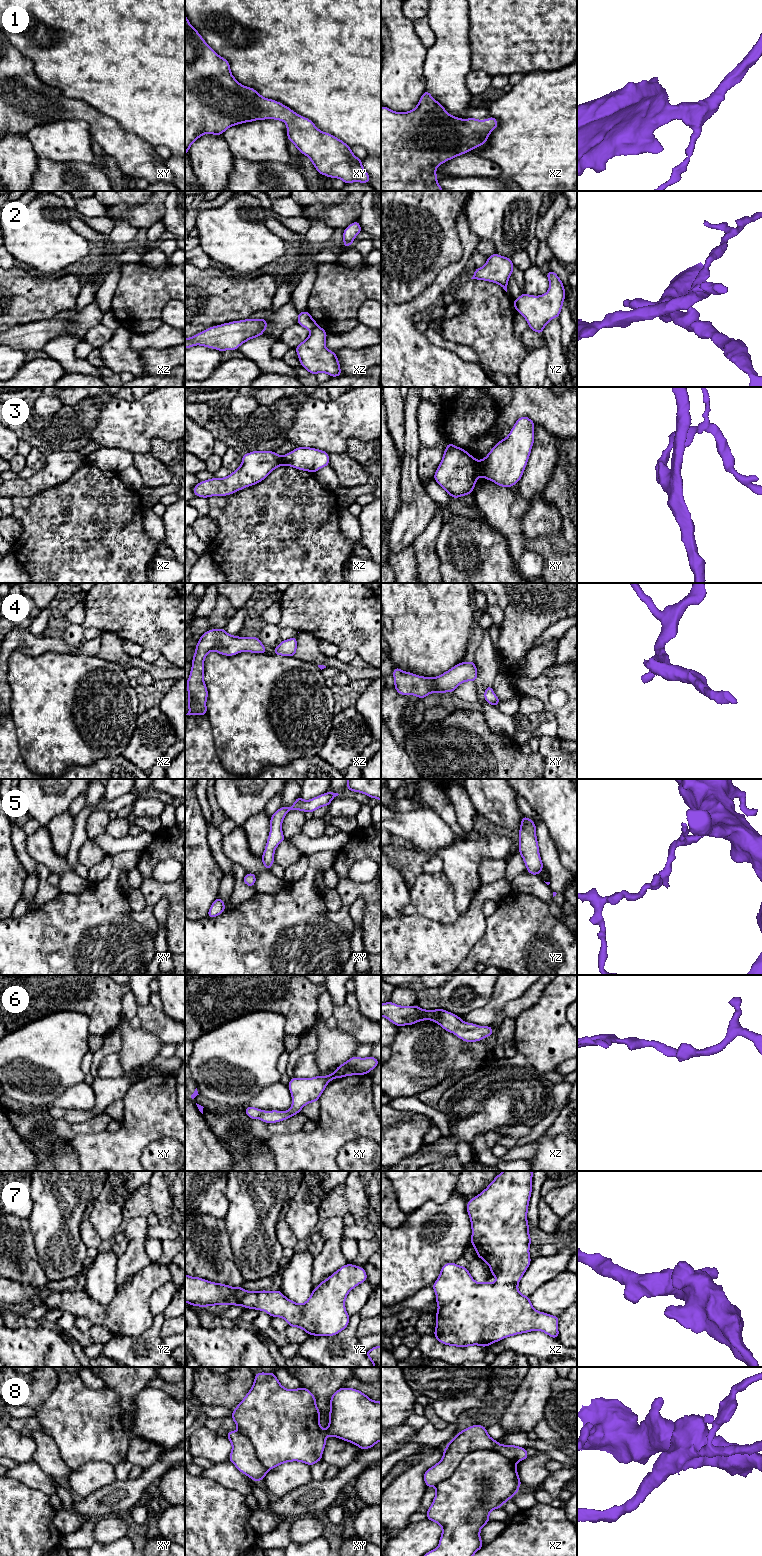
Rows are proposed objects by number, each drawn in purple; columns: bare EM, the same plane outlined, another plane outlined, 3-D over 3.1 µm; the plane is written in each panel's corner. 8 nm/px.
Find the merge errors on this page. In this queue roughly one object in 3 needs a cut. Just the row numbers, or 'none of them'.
2, 3, 8

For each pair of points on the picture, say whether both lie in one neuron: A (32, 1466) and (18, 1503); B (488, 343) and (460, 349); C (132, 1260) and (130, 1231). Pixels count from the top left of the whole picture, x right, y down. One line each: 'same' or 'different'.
A: different
B: different
C: same

